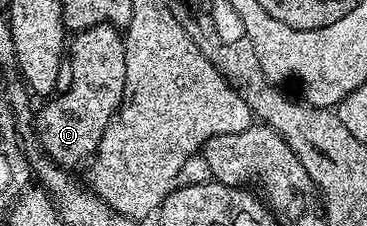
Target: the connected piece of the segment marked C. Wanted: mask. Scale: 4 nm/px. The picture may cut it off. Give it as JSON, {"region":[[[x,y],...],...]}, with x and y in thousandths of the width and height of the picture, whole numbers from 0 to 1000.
{"region":[[[267,106],[218,124],[202,159],[188,195],[191,226],[193,212],[204,226],[193,283],[196,372],[183,407],[131,438],[120,456],[131,460],[90,513],[90,593],[106,615],[131,708],[185,752],[245,712],[267,673],[275,611],[322,496],[341,398],[338,146],[302,106]]]}

